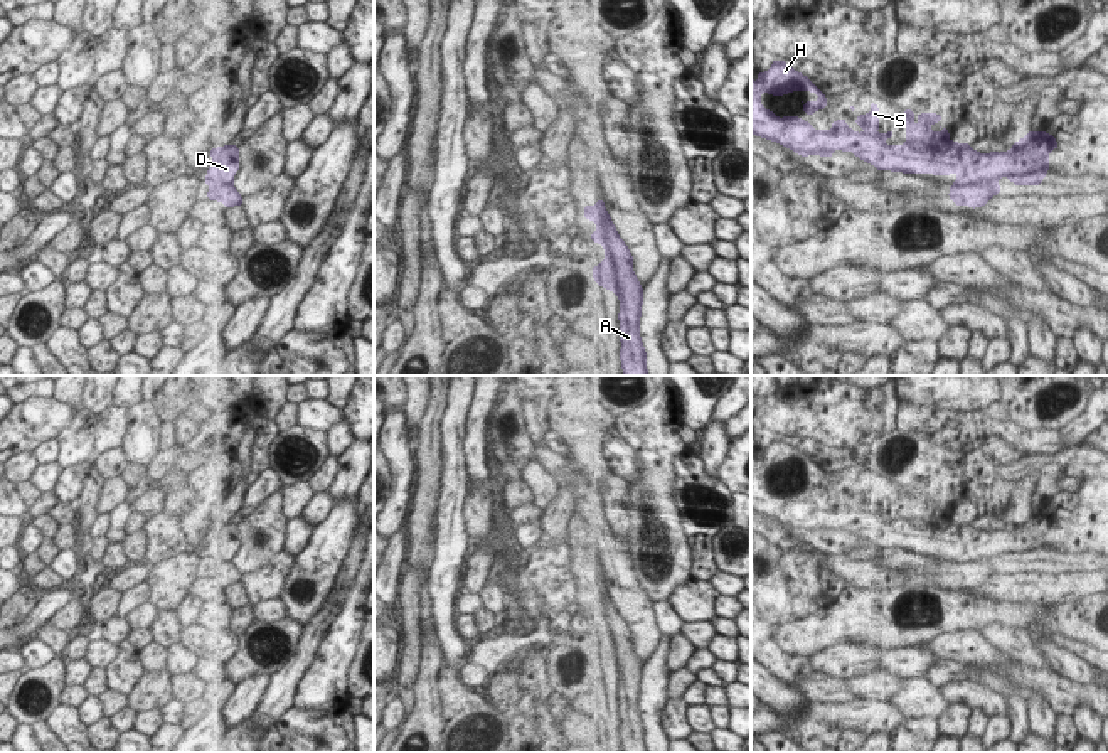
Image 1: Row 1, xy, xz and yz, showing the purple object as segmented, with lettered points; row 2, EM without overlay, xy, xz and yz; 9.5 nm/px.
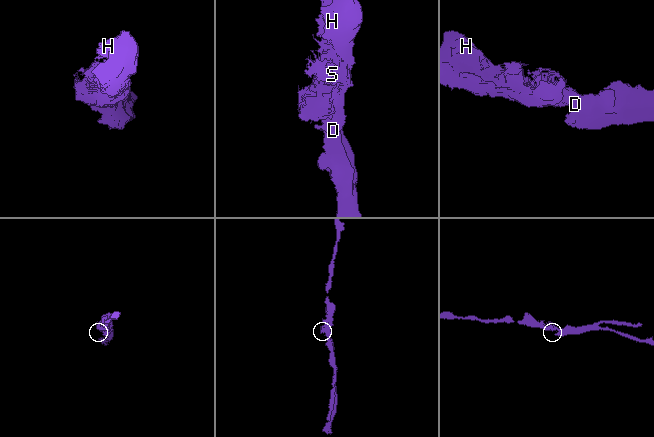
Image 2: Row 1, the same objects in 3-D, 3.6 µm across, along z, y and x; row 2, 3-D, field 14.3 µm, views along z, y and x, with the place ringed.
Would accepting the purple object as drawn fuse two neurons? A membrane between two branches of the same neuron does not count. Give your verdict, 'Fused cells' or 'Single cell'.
Fused cells.

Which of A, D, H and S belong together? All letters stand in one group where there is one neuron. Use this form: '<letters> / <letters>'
A / D H S

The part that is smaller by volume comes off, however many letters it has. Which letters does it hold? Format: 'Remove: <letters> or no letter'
Remove: A

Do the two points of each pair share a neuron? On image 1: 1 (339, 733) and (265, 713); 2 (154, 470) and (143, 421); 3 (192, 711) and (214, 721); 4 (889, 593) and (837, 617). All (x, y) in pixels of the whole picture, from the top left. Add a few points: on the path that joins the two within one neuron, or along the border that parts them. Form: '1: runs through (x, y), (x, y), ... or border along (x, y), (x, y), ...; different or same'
1: border along (293, 706), (275, 723); different
2: border along (159, 448), (145, 465); different
3: border along (206, 710), (184, 731); different
4: runs through (876, 593), (864, 593), (851, 607); same

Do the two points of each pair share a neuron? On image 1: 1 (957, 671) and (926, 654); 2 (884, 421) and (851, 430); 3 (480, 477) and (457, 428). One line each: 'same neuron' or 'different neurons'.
1: different neurons
2: different neurons
3: different neurons

